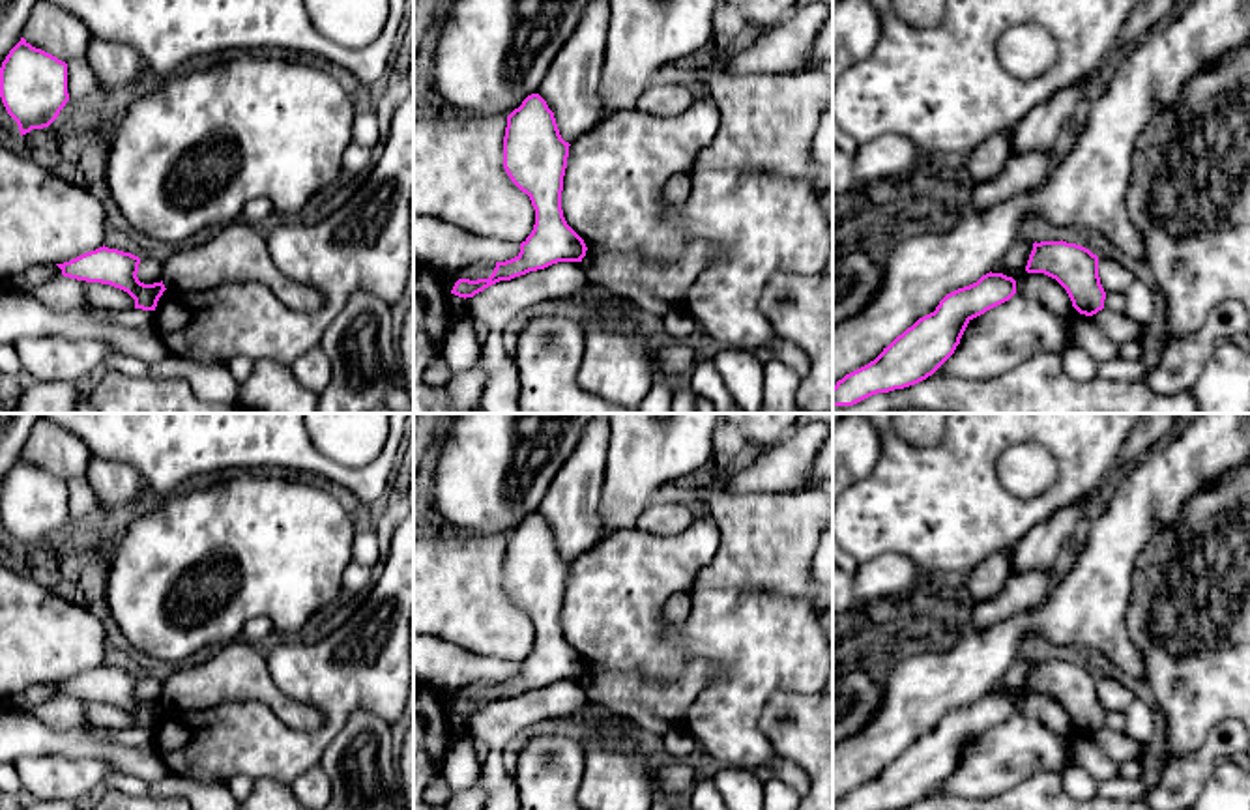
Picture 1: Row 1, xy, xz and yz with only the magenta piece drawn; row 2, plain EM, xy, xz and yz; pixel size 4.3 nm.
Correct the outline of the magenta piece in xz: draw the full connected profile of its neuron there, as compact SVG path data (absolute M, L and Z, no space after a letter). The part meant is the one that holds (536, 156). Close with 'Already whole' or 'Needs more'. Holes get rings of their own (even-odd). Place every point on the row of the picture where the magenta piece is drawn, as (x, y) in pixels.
M539 94L528 95L507 116L503 168L511 181L530 196L535 224L515 258L496 262L488 279L458 279L451 294L466 299L500 281L511 281L558 262L582 262L588 247L567 224L561 210L569 146L560 135L554 112Z. Already whole

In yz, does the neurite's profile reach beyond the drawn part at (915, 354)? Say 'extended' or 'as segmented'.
as segmented

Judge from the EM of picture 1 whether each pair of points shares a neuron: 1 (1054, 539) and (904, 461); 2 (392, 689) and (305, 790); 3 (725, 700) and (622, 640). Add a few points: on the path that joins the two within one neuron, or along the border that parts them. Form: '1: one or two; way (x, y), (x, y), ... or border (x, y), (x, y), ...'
1: two; border (1071, 504), (1043, 519), (1011, 550)
2: two; border (319, 764), (305, 769), (290, 784)
3: one; way (726, 665), (706, 642), (657, 642)

